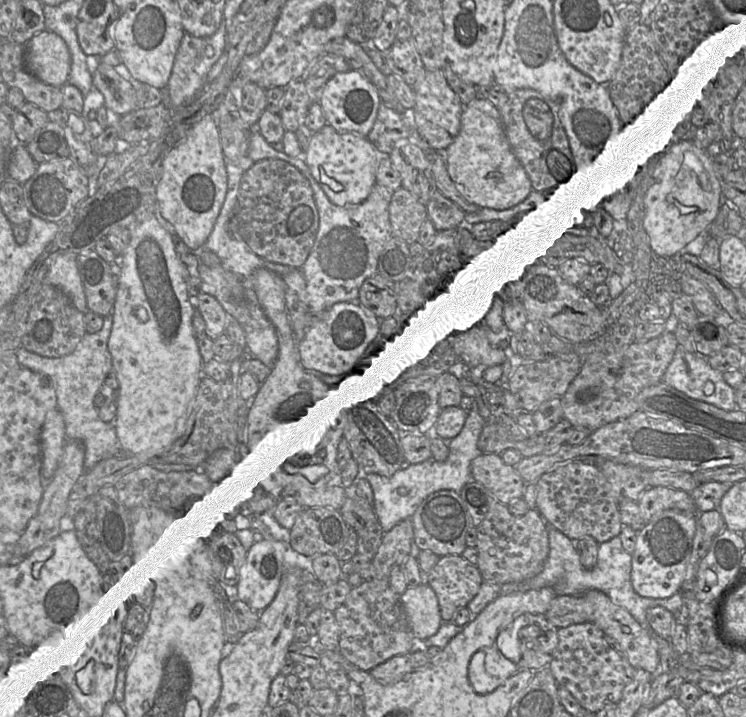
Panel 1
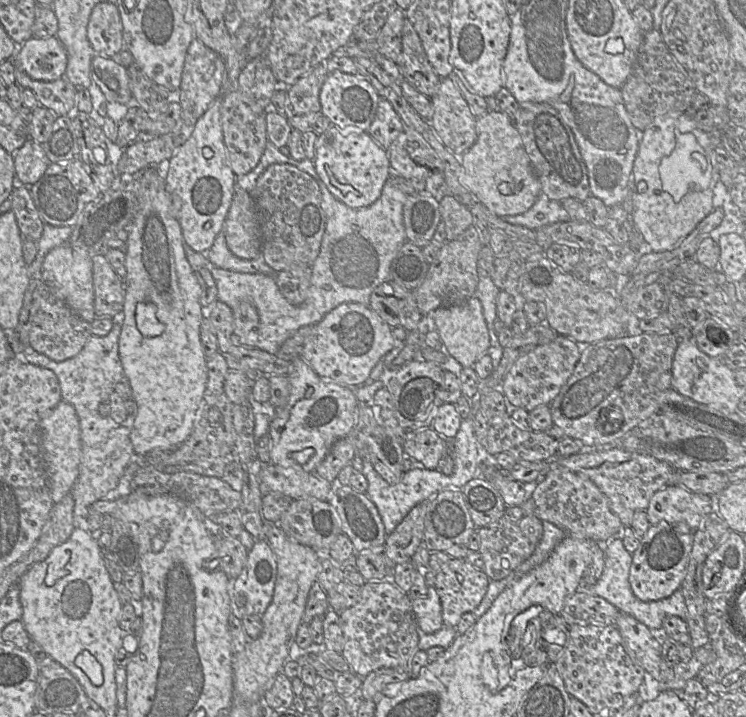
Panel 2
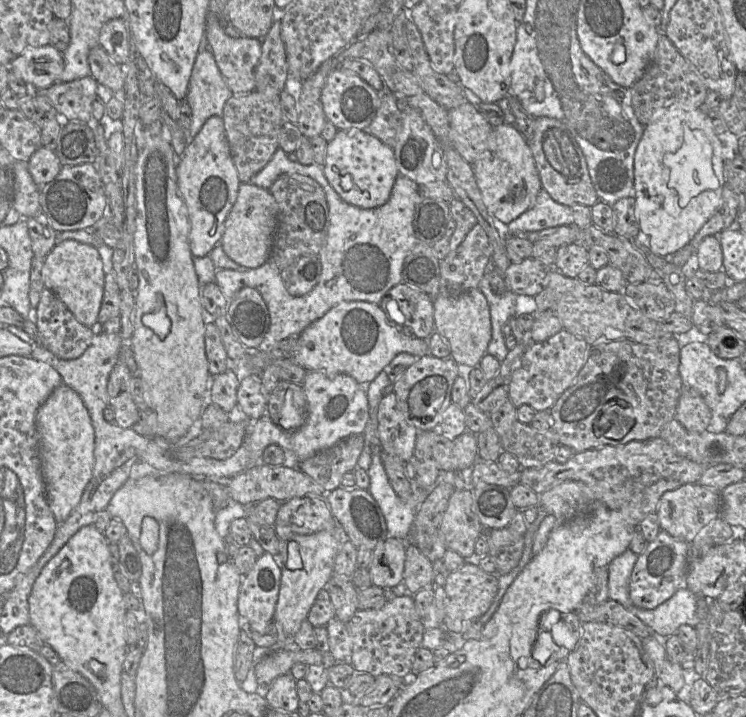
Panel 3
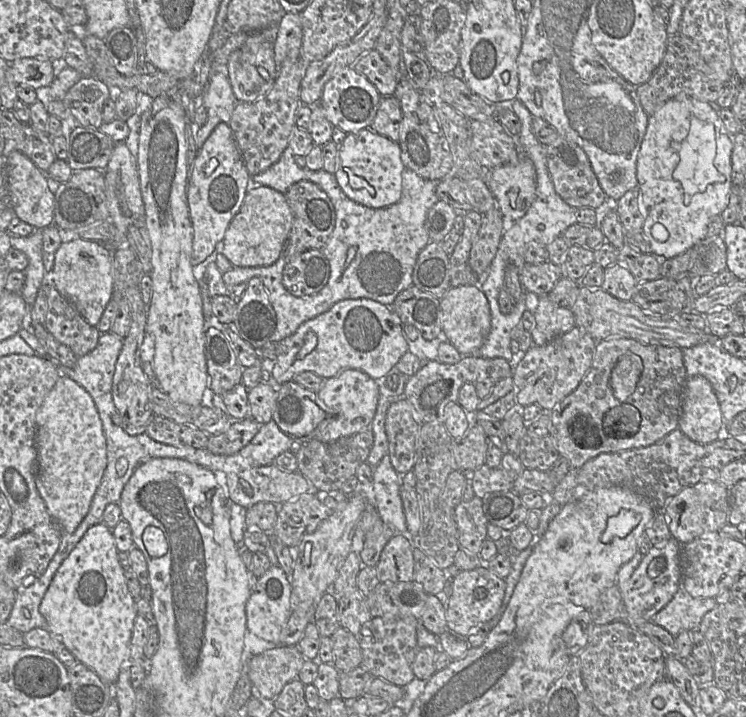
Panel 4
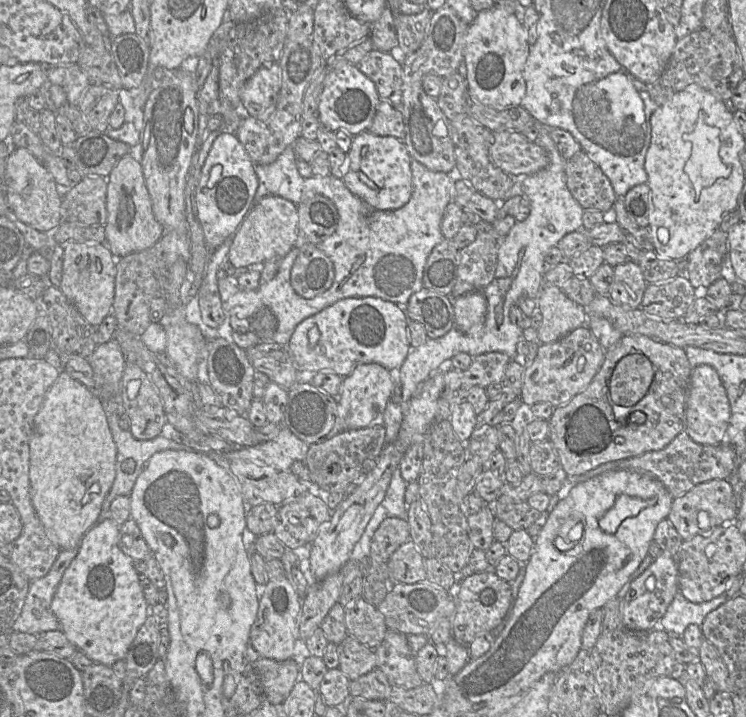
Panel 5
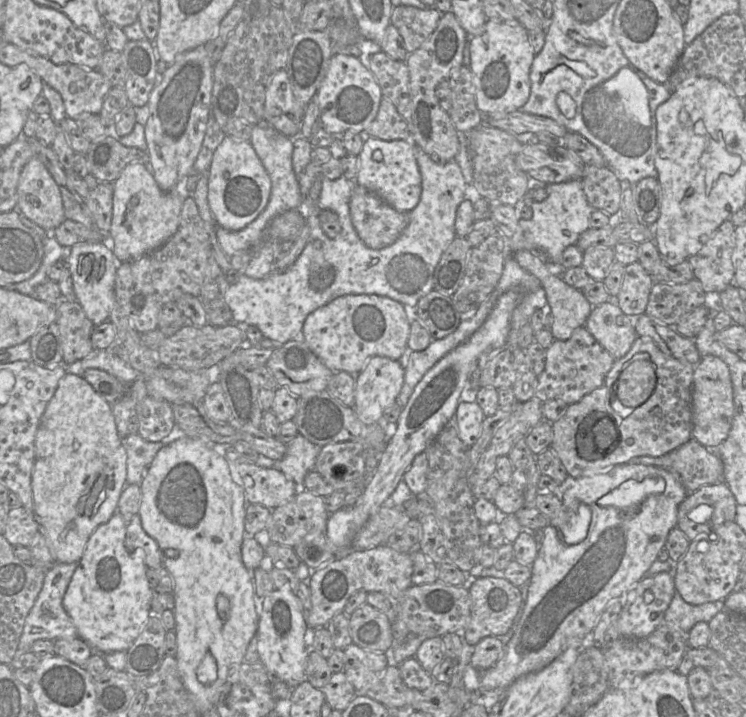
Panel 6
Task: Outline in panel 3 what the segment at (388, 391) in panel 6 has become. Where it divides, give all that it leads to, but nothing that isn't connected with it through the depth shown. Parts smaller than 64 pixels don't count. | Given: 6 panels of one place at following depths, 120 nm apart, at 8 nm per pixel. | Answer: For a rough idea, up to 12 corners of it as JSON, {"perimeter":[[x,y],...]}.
{"perimeter":[[309,371],[298,464],[363,434],[367,393],[348,375]]}

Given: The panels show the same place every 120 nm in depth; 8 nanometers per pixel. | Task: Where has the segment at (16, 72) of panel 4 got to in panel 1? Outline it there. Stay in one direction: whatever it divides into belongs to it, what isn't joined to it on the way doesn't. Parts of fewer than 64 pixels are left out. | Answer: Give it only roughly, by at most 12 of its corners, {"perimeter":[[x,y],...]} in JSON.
{"perimeter":[[47,29],[25,43],[27,68],[44,83],[68,82],[71,53]]}

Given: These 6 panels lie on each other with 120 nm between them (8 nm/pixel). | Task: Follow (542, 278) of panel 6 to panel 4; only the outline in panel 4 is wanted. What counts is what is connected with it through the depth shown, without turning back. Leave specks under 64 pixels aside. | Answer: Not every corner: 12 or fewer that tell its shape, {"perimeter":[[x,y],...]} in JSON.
{"perimeter":[[538,295],[531,331],[543,346],[576,326],[570,308]]}

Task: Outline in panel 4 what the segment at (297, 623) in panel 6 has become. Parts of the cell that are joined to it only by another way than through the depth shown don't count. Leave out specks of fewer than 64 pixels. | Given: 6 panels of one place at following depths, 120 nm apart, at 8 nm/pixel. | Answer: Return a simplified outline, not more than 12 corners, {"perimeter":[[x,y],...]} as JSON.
{"perimeter":[[279,565],[258,578],[247,629],[279,645],[293,612],[291,579]]}

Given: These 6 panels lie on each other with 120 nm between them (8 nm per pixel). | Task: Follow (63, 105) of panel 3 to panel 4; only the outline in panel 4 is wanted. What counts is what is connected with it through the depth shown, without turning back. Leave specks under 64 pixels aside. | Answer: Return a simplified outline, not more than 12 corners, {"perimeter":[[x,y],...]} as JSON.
{"perimeter":[[84,76],[62,102],[78,125],[99,129],[108,86]]}

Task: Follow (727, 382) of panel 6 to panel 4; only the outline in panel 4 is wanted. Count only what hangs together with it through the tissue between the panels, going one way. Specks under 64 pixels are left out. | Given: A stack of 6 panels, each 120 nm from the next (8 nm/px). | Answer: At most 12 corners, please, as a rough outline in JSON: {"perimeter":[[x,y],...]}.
{"perimeter":[[689,377],[678,429],[694,442],[721,437],[710,382]]}

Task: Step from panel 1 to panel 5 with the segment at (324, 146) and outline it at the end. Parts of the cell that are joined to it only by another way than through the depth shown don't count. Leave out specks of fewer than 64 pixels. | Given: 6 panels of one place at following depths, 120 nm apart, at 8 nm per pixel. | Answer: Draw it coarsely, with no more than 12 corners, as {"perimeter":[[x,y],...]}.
{"perimeter":[[353,137],[342,180],[366,205],[410,200],[412,158],[403,141]]}

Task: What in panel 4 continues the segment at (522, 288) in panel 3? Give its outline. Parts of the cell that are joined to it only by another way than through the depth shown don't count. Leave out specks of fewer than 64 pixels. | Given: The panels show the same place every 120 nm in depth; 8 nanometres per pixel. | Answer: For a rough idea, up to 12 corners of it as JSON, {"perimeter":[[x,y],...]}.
{"perimeter":[[526,263],[522,288],[548,294],[562,278],[560,265]]}

